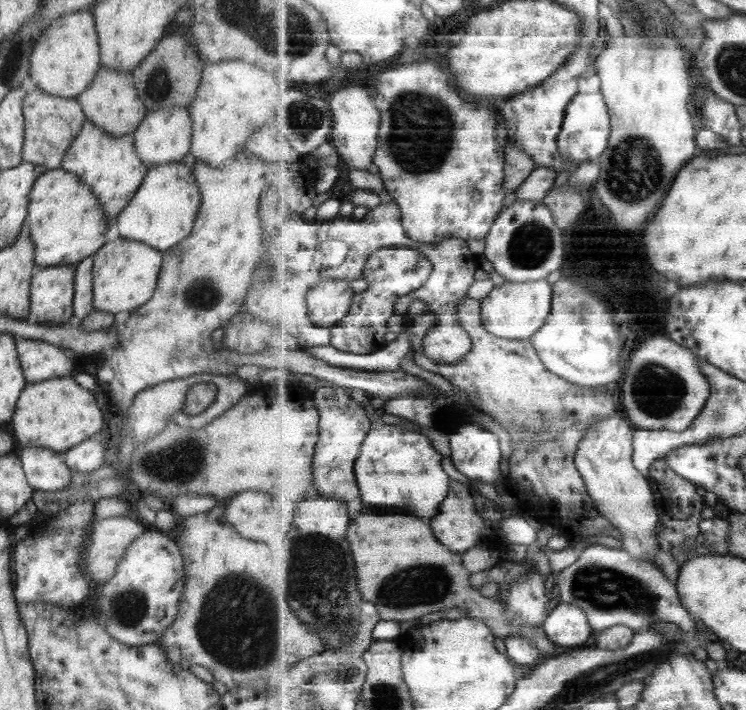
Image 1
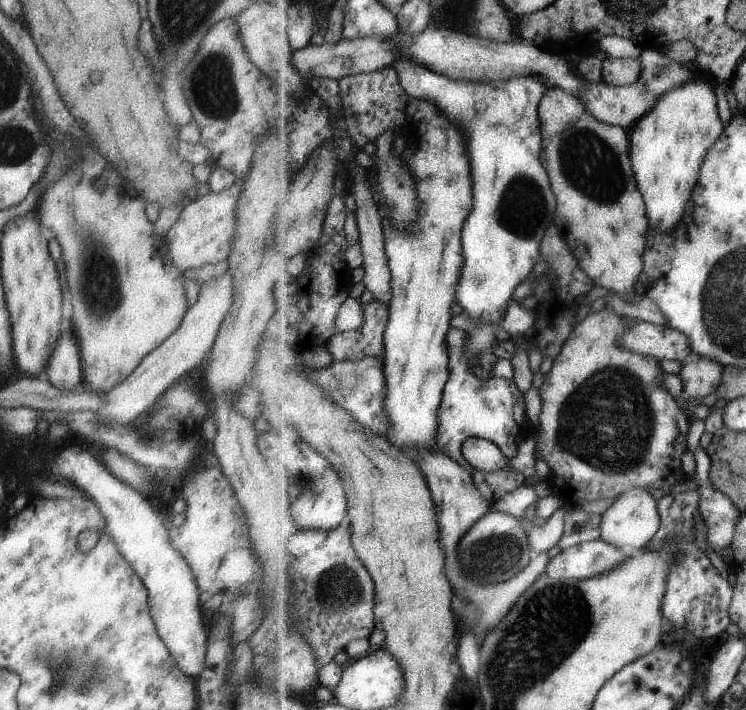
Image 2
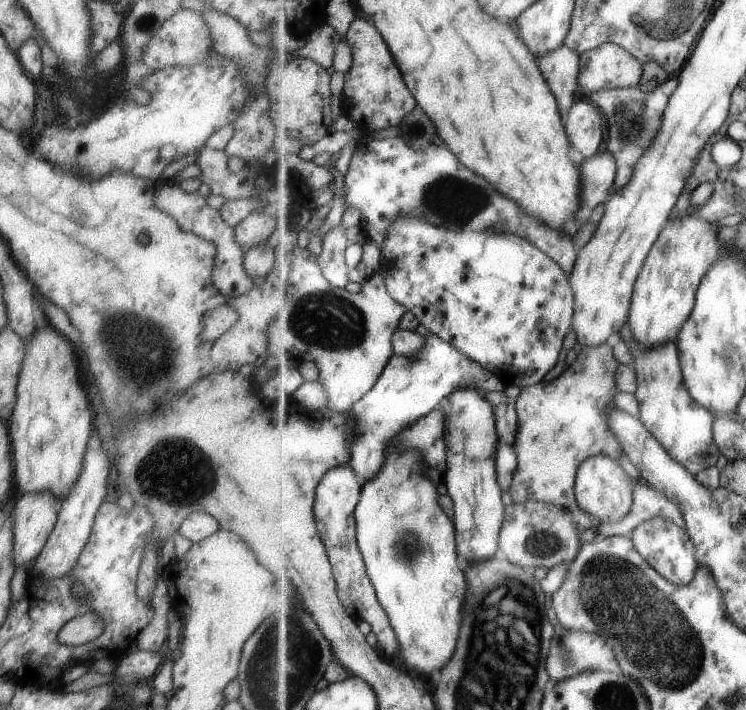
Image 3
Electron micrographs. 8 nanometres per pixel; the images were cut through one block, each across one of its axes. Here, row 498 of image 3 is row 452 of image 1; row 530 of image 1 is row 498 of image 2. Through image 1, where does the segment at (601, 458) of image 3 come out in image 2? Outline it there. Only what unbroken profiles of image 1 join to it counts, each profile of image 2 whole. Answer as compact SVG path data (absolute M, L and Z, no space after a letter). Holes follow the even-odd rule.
M633 487L620 495L617 502L603 516L602 539L618 547L631 547L636 550L648 546L662 523L658 500L651 496L647 488L640 487Z

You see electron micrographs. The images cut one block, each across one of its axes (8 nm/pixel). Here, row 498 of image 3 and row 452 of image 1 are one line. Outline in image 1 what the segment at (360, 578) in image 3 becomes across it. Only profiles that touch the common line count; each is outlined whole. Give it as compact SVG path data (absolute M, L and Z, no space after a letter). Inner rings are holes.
M319 387L314 390L314 395L321 412L320 440L313 460L313 477L317 478L315 491L325 499L357 502L361 500L361 490L356 478L356 460L373 424L369 422L364 406L353 400L343 387Z

